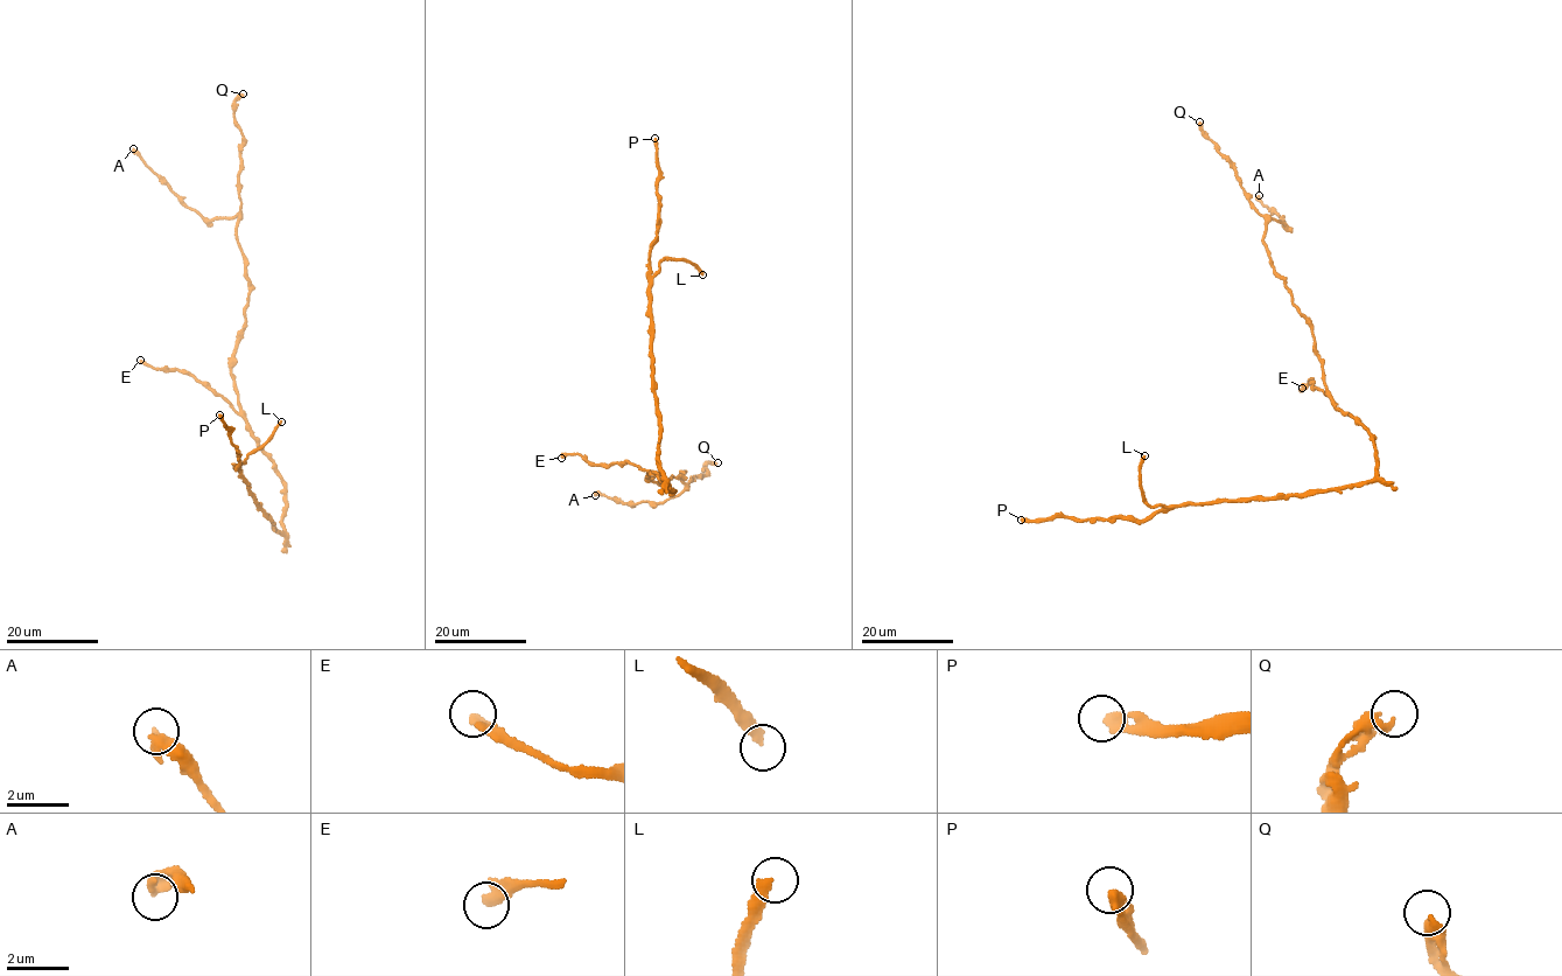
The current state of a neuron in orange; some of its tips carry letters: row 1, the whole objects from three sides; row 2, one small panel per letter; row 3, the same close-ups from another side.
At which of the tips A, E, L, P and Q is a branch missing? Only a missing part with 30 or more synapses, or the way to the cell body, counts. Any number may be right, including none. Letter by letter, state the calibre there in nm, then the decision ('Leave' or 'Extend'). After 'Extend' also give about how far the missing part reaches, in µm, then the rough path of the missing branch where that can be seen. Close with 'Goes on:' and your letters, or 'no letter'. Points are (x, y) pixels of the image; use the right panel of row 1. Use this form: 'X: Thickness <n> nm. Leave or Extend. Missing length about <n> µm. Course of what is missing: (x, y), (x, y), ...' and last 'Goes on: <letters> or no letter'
A: Thickness 320 nm. Leave
E: Thickness 320 nm. Extend. Missing length about 70 µm. Course of what is missing: (1302, 388), (1286, 381), (1272, 383), (1263, 377), (1258, 358), (1172, 355), (1163, 349), (1160, 334), (1153, 327)
L: Thickness 280 nm. Leave
P: Thickness 400 nm. Extend. Missing length about 70 µm. Course of what is missing: (1021, 520), (974, 509), (941, 494), (933, 497), (904, 480), (891, 469), (910, 462), (915, 446)
Q: Thickness 220 nm. Leave
Goes on: E, P

